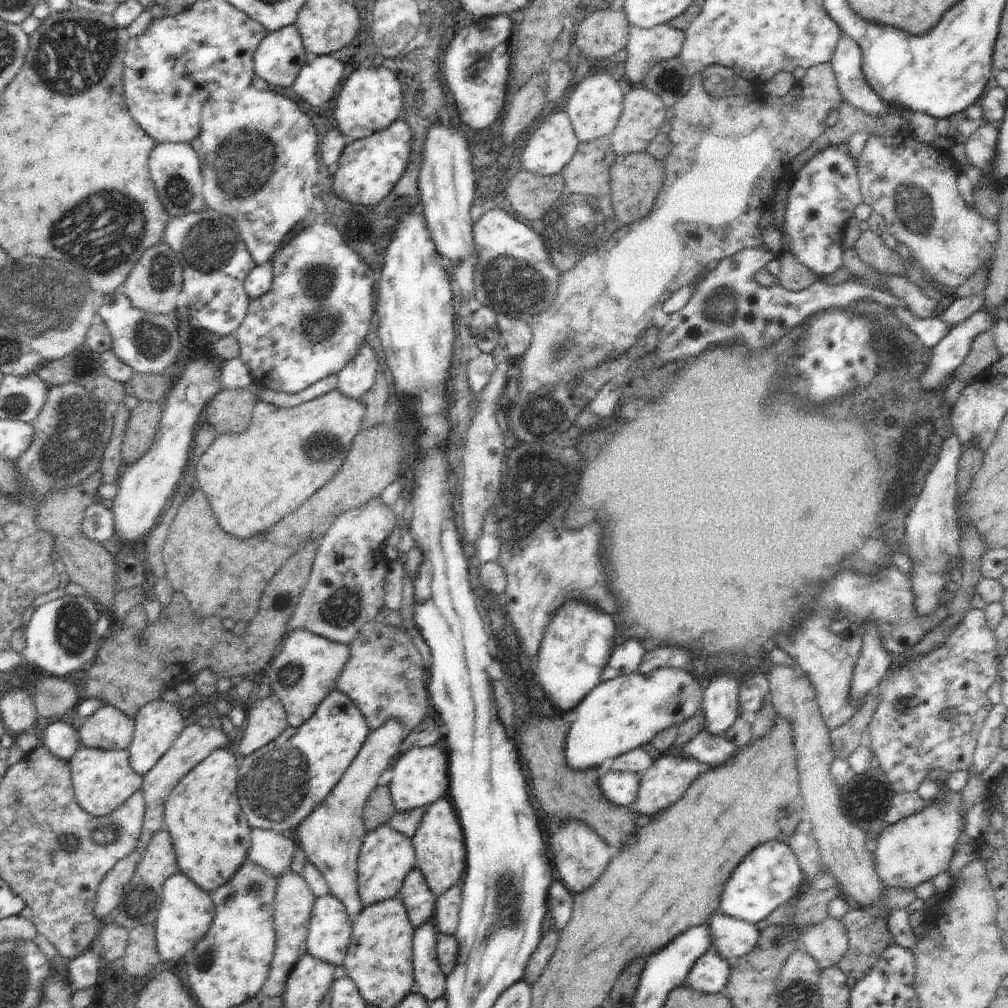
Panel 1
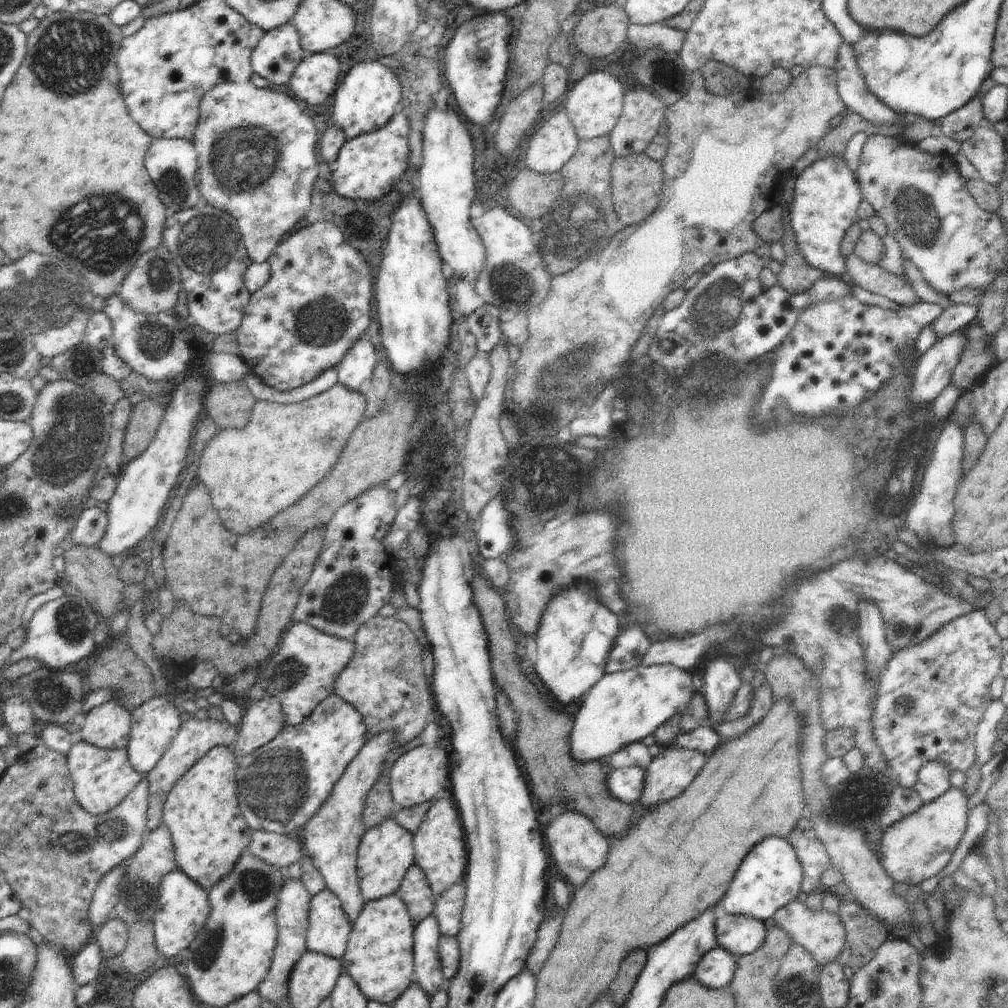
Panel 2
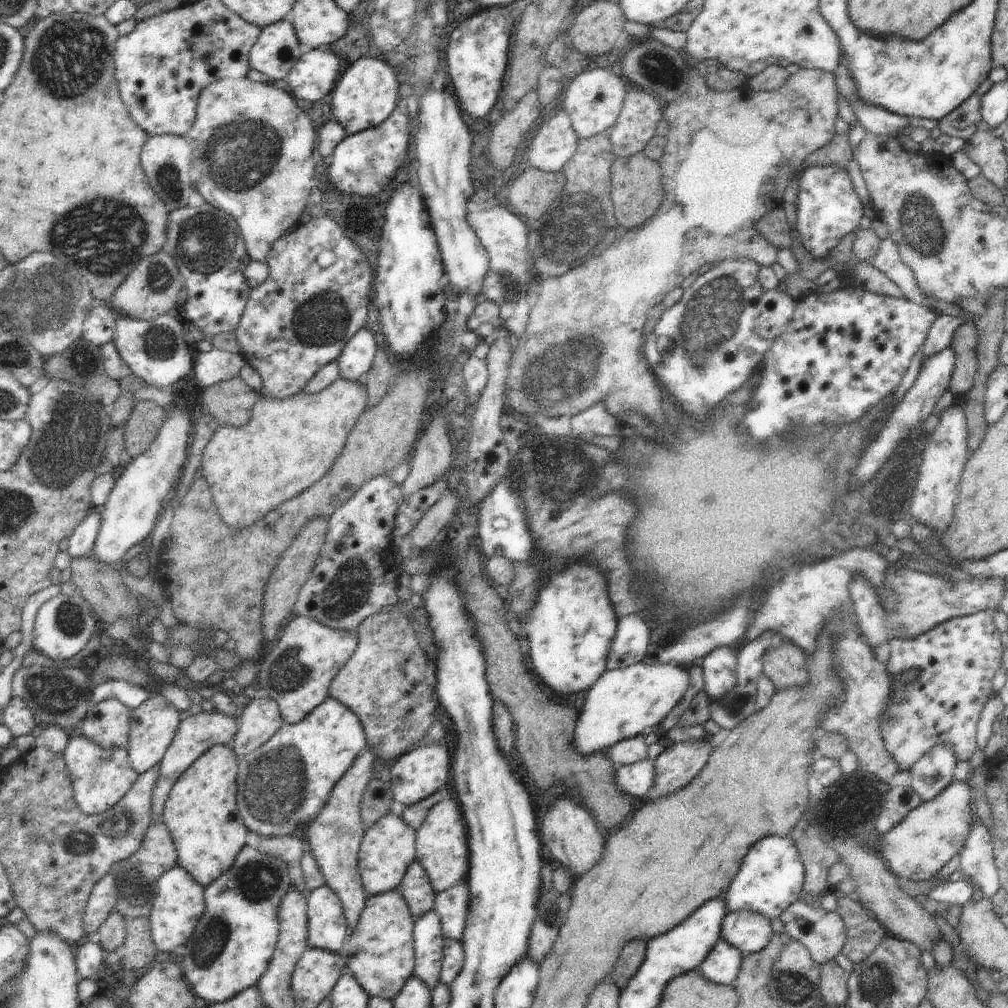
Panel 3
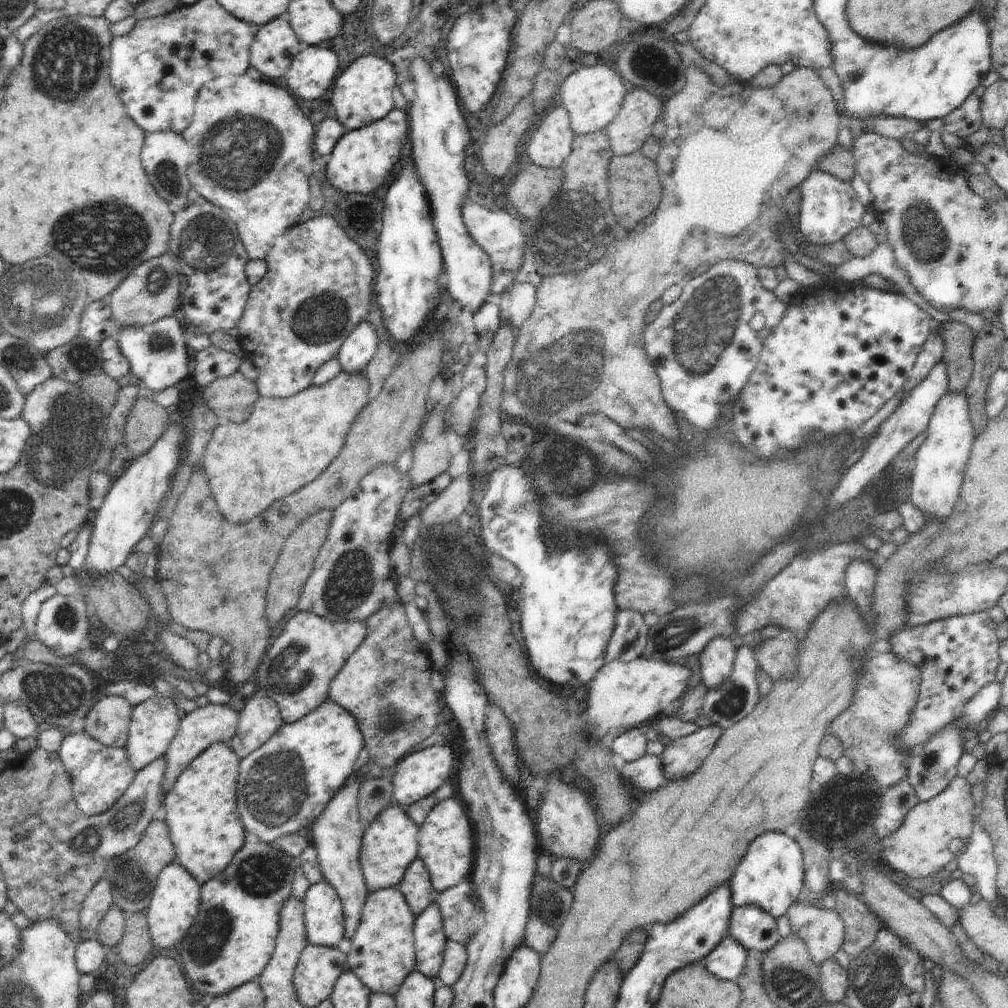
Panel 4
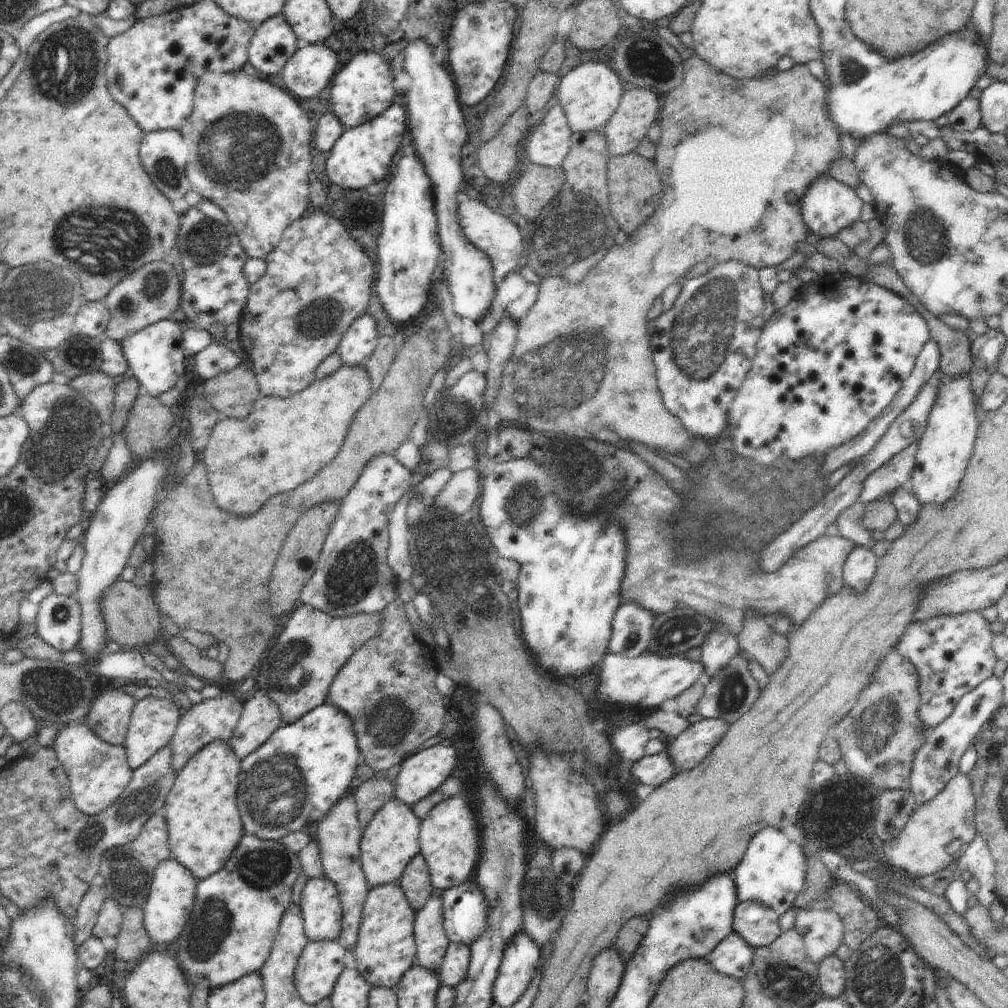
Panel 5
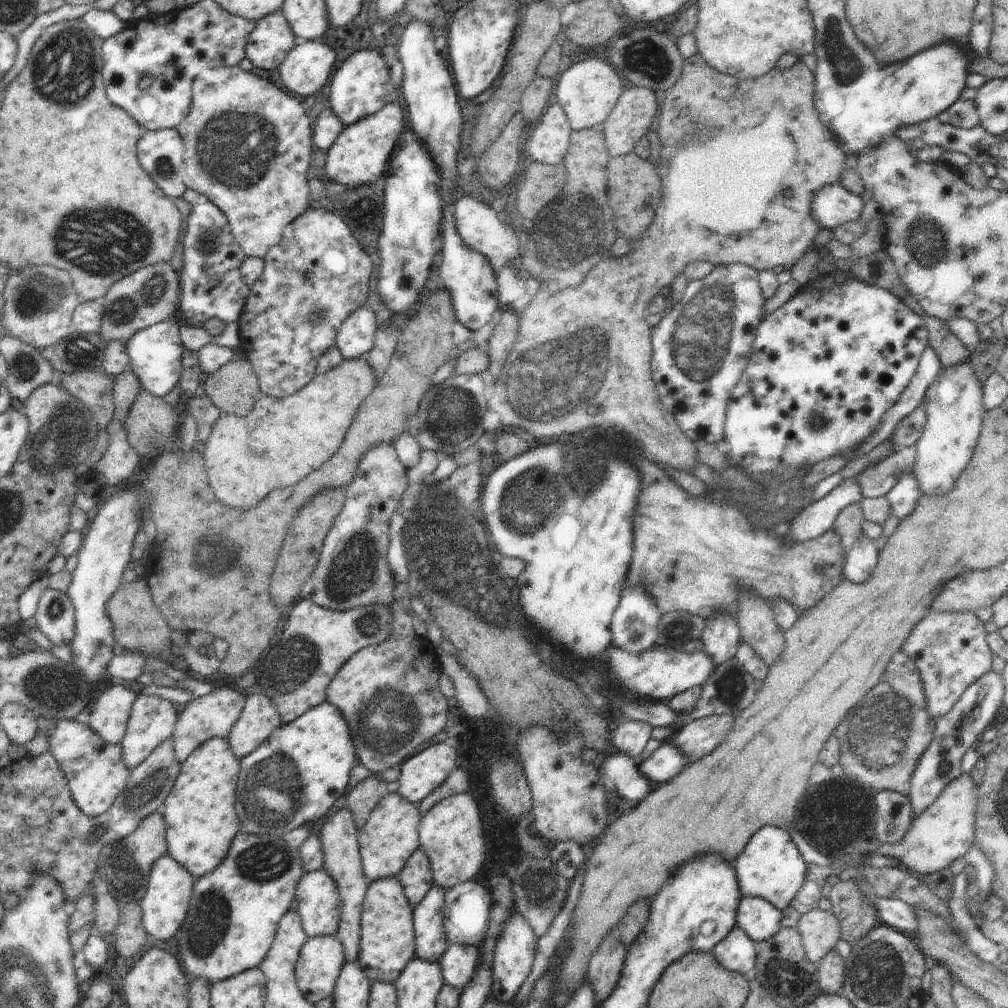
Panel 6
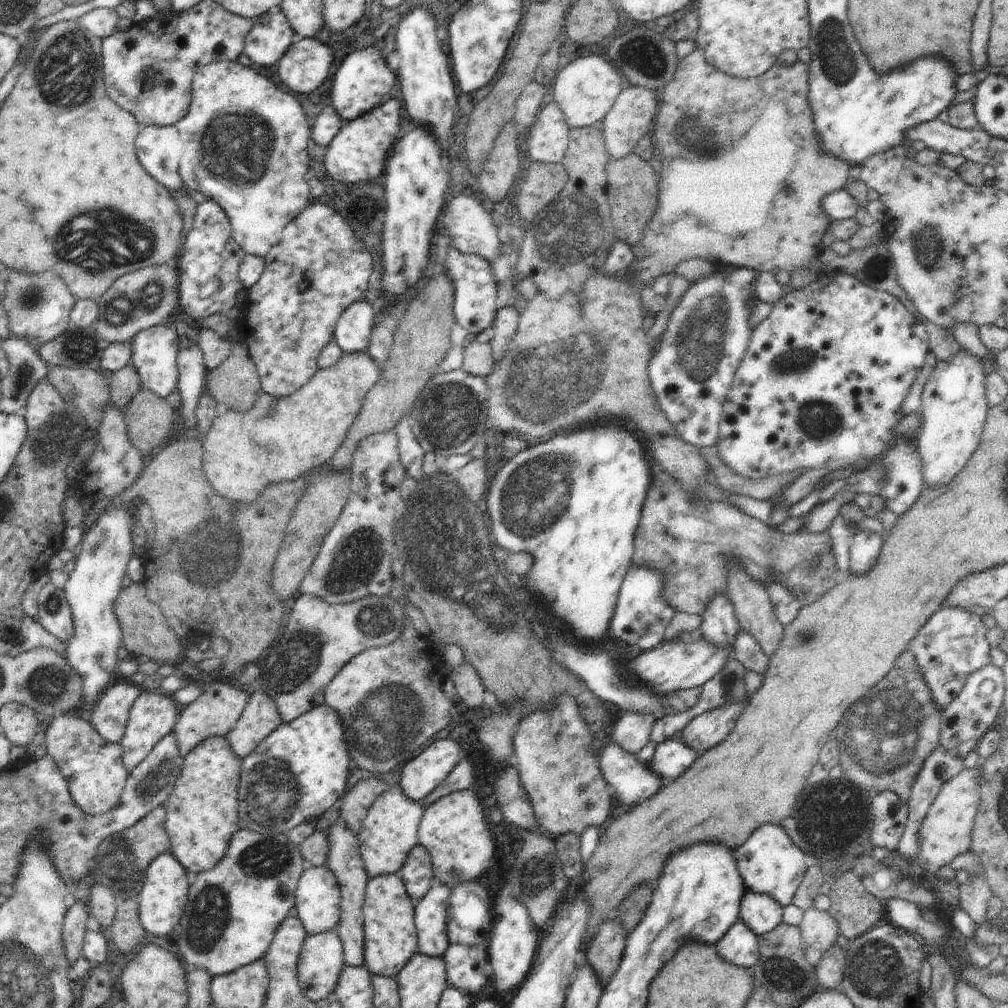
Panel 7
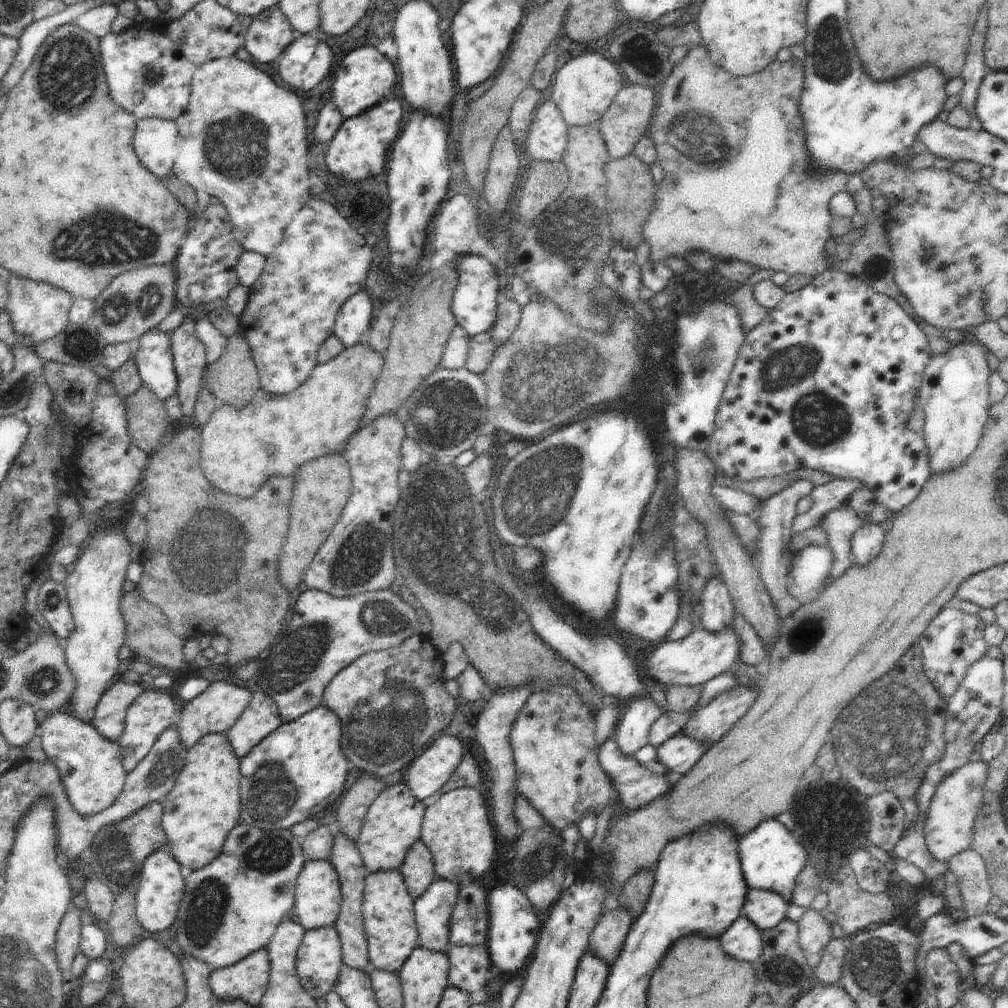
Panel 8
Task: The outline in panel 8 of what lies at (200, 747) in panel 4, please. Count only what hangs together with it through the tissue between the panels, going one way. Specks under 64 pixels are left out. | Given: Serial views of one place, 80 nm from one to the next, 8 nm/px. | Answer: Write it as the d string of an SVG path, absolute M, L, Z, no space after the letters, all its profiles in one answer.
M225 681L210 683L208 688L191 700L181 711L177 729L182 744L189 751L203 736L210 733L226 733L240 718L251 699L248 689L229 684Z

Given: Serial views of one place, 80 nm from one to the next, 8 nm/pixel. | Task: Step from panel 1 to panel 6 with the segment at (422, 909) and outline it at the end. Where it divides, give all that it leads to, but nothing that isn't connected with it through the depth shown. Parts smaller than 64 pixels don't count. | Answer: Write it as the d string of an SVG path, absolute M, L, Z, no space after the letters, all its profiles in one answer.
M420 847L410 856L397 879L404 887L410 906L415 909L434 885L429 858Z

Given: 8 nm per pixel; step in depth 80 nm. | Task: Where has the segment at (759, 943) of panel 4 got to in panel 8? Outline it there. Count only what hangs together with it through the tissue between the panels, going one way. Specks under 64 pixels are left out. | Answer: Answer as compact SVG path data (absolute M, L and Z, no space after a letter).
M749 888L740 917L745 917L761 931L770 930L784 920L788 907L782 895L774 891Z

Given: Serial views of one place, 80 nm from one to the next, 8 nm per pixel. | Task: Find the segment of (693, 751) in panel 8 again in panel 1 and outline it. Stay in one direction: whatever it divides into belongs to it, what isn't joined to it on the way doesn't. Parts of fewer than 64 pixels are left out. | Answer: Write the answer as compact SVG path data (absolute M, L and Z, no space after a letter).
M611 770L599 778L599 787L614 806L629 807L635 801L642 774Z

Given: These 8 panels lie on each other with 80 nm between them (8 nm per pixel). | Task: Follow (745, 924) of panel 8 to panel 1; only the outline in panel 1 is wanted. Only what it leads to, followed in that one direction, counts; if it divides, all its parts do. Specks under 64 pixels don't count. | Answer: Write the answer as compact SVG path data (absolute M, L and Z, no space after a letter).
M708 950L690 969L682 987L702 994L718 994L726 989L732 963Z

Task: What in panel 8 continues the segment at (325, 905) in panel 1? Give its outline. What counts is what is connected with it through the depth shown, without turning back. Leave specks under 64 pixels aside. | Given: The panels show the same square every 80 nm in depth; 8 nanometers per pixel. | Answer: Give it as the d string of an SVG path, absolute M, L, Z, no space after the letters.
M310 861L304 863L297 878L295 903L293 906L296 920L306 931L320 927L334 926L341 909L341 882L336 869L329 861Z

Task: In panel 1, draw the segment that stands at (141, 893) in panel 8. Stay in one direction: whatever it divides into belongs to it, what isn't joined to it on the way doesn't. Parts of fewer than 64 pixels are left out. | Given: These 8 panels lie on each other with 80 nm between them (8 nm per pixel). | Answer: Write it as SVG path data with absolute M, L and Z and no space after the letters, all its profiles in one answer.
M180 870L170 876L164 883L161 909L154 924L159 959L162 962L167 960L182 962L184 954L206 936L214 917L215 904L211 893L202 890Z

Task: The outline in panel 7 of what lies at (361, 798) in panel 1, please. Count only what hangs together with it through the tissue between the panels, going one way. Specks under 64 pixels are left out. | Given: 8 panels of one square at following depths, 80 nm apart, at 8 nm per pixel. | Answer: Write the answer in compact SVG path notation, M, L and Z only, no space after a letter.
M338 819L328 828L327 841L329 853L325 865L334 873L339 882L341 892L341 919L336 926L336 933L342 940L343 959L348 966L361 967L364 965L365 934L363 931L363 902L365 888L369 881L366 869L359 851L357 834L341 819Z

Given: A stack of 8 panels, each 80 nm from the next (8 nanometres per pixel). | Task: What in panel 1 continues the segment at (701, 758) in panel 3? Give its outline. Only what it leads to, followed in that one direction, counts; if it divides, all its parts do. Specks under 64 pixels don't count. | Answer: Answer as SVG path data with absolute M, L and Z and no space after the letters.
M668 753L662 754L660 758L653 761L648 770L642 773L636 798L630 809L644 816L656 816L658 812L672 806L678 798L682 798L688 786L706 770L708 770L706 764L700 764L700 761L684 757L683 754L675 757Z

